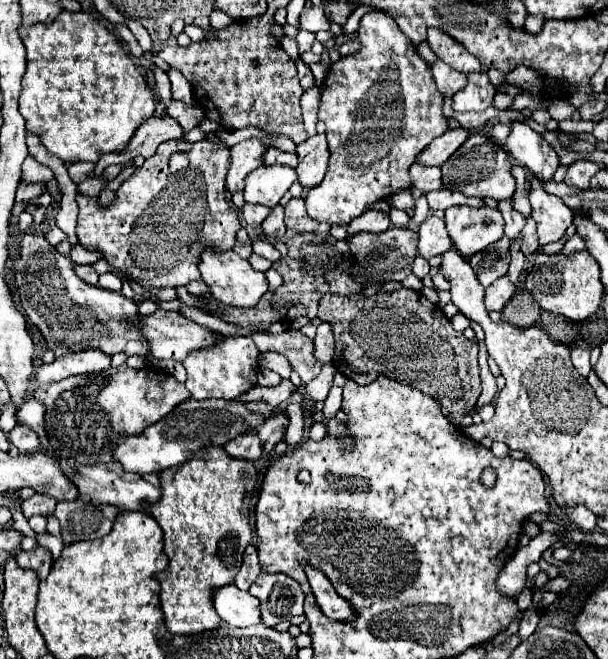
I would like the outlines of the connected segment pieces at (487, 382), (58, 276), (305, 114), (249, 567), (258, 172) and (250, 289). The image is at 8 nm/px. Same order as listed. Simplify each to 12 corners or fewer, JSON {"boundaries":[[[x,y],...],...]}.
{"boundaries":[[[483,342],[479,348],[482,392],[477,408],[489,404],[489,396],[498,391],[495,377],[488,365],[489,354]],[[45,236],[15,264],[21,310],[55,356],[149,356],[139,306],[85,284]],[[313,87],[301,96],[305,130],[317,134],[321,88]],[[253,544],[245,550],[243,568],[235,584],[249,590],[261,574],[261,562]],[[259,166],[245,178],[245,202],[275,208],[297,180],[287,166]],[[233,250],[203,256],[203,282],[227,306],[255,306],[265,274]]]}

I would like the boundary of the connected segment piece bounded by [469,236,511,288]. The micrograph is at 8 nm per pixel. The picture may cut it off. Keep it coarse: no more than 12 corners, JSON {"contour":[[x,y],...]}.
{"contour":[[509,238],[491,252],[469,258],[483,288],[501,278],[511,262]]}

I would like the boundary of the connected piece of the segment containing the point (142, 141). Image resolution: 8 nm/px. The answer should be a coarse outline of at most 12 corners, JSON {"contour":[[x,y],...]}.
{"contour":[[167,114],[151,116],[121,153],[103,154],[94,176],[135,156],[147,159],[161,142],[181,138],[183,128]]}

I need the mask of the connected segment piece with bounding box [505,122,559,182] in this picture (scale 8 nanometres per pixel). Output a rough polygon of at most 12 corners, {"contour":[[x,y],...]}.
{"contour":[[511,122],[507,152],[541,180],[559,168],[555,148],[525,122]]}

